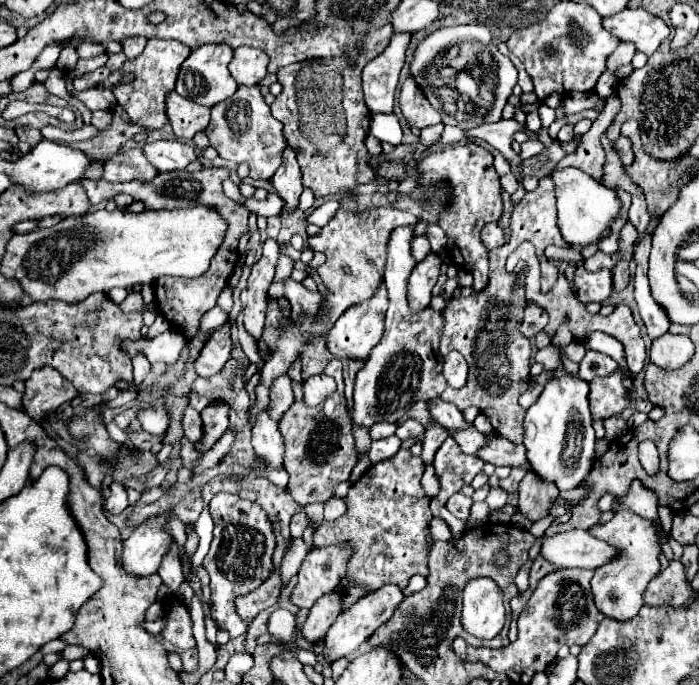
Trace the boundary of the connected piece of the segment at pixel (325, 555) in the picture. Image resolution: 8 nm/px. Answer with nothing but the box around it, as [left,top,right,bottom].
[293,548,351,610]

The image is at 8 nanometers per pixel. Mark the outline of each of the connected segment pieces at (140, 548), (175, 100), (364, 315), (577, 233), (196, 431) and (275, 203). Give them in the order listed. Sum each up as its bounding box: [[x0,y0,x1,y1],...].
[[121,512,171,578],[167,92,211,142],[327,284,385,360],[547,168,621,244],[183,406,201,442],[243,193,283,218]]

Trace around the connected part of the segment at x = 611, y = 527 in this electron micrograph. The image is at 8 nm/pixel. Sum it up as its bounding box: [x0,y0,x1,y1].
[589,510,661,622]

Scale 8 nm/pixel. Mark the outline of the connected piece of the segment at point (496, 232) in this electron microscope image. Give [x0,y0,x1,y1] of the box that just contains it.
[481,224,503,250]

